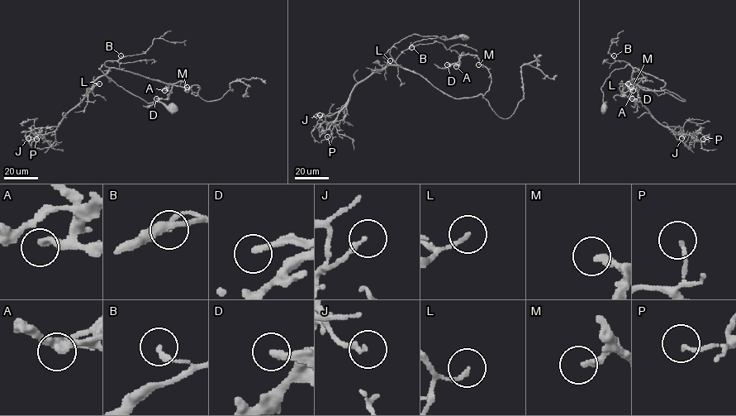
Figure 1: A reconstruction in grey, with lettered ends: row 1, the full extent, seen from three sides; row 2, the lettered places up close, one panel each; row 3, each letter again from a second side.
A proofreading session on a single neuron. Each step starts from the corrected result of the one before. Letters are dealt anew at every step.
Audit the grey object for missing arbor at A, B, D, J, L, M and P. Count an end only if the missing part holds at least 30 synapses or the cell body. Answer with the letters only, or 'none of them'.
none of them

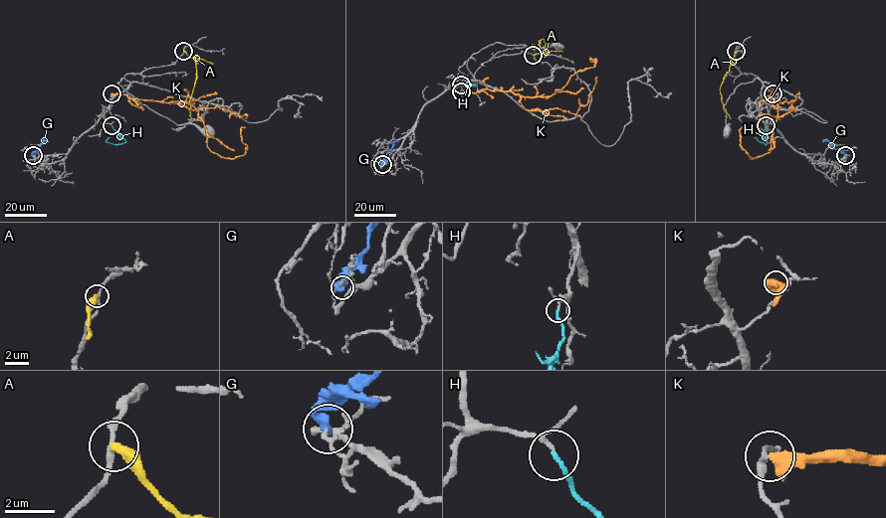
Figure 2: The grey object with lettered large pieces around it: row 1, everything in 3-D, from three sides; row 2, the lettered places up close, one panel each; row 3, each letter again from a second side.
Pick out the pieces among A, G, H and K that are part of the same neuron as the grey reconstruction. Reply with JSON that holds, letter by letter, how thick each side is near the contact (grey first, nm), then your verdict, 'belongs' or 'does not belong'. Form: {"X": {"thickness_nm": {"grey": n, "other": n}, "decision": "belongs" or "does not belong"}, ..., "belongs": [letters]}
{"A": {"thickness_nm": {"grey": 200, "other": 400}, "decision": "does not belong"}, "G": {"thickness_nm": {"grey": 170, "other": 400}, "decision": "does not belong"}, "H": {"thickness_nm": {"grey": 130, "other": 200}, "decision": "belongs"}, "K": {"thickness_nm": {"grey": 200, "other": 550}, "decision": "does not belong"}, "belongs": ["H"]}

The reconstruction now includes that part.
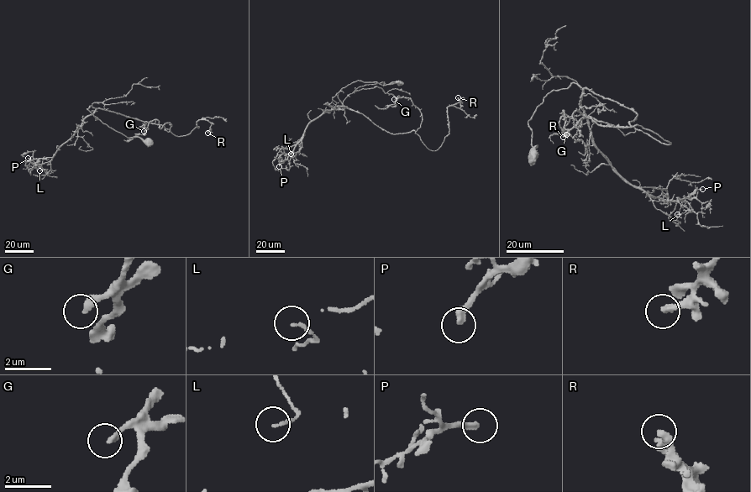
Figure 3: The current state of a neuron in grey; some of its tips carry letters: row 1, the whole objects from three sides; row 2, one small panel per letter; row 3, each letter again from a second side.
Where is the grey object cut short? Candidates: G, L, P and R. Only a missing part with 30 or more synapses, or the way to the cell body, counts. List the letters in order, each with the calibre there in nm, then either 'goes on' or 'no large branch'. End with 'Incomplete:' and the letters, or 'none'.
G: 280 nm thick; no large branch
L: 140 nm thick; no large branch
P: 260 nm thick; goes on
R: 280 nm thick; no large branch
Incomplete: P

